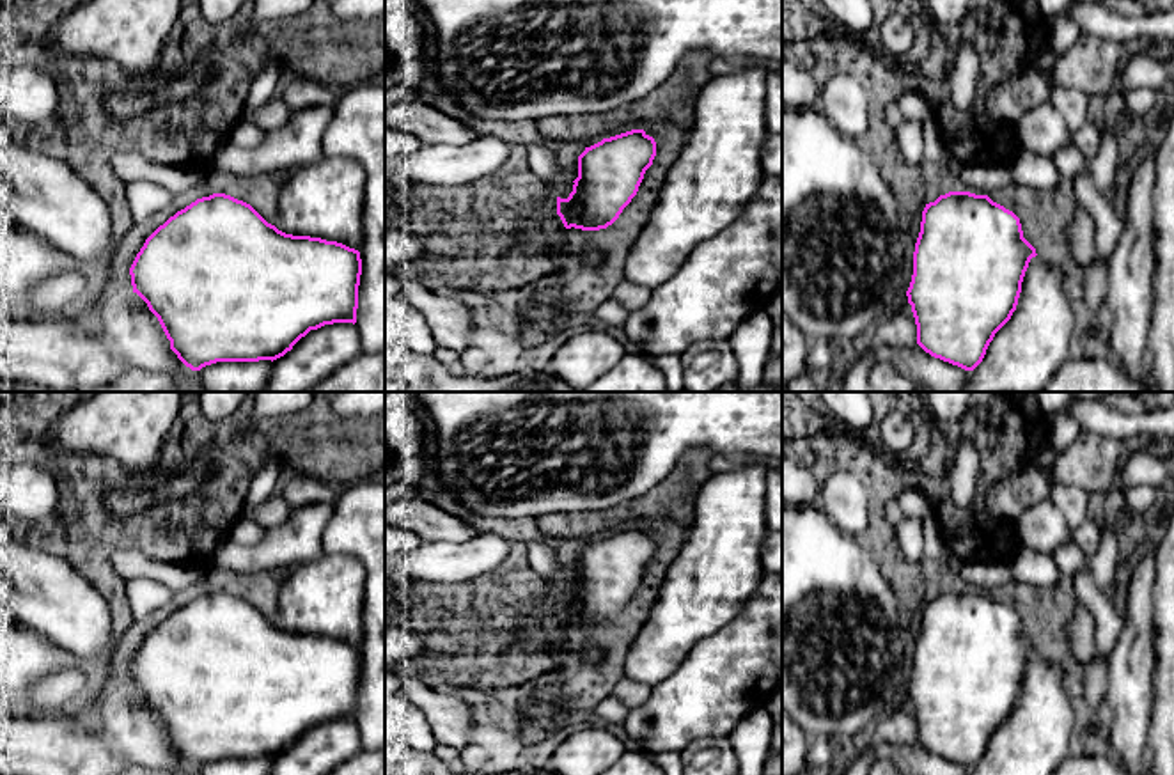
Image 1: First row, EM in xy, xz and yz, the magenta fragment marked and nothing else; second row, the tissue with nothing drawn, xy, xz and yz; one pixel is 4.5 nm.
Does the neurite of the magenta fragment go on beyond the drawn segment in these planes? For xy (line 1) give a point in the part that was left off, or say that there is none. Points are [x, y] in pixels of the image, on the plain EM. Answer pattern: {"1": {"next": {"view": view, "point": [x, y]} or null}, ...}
{"1": {"next": null}}

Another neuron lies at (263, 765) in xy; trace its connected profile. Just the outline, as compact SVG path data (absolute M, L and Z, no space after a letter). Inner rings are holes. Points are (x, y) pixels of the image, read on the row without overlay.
M271 757L216 759L197 768L199 775L270 775Z

